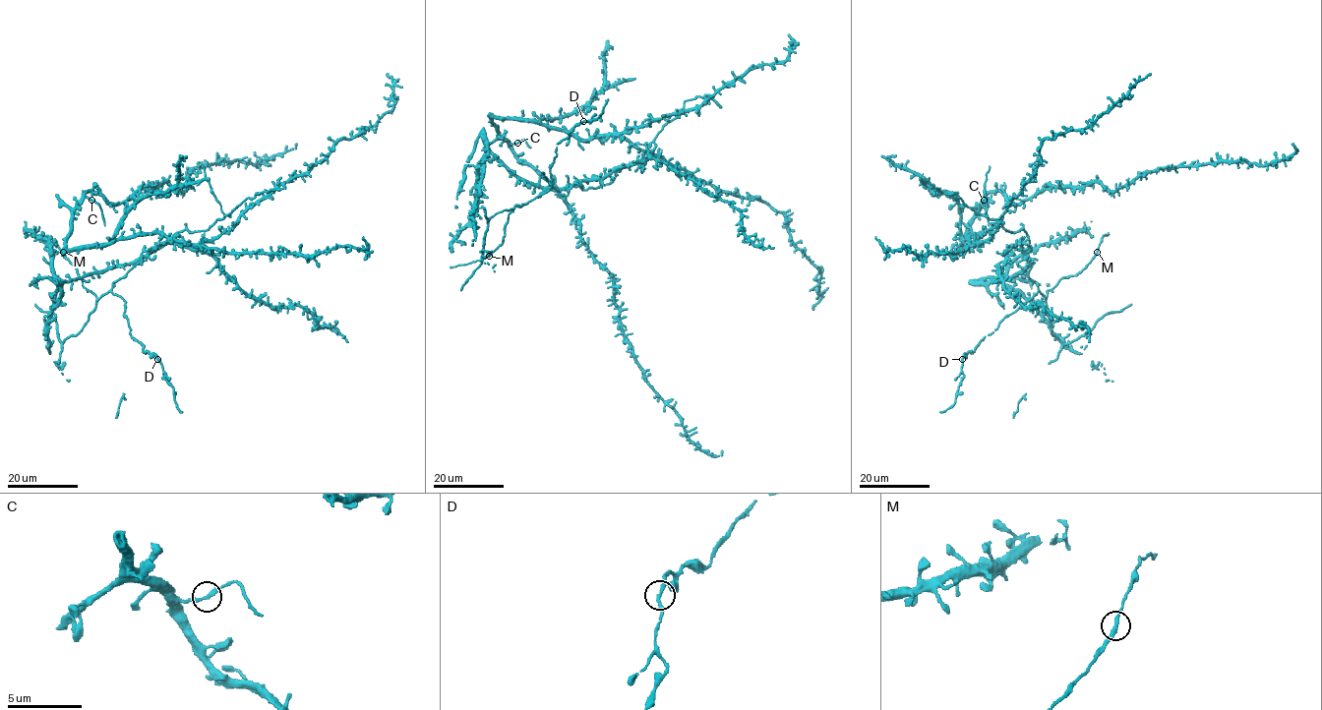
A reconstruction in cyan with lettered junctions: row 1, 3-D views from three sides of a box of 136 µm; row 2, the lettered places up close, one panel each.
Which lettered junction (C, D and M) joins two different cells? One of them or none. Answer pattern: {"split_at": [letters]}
{"split_at": ["C"]}

